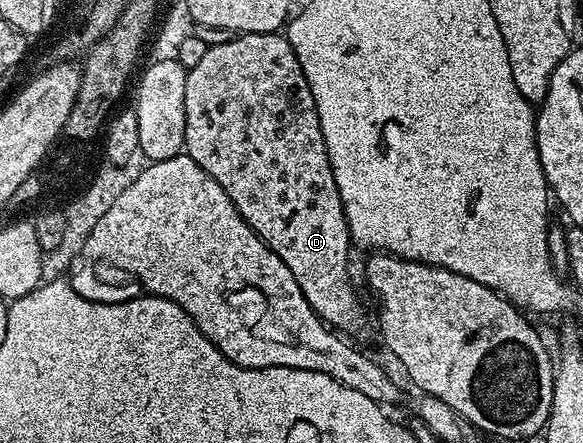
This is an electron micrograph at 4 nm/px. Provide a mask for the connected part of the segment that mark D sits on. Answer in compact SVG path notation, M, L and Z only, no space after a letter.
M251 31L238 34L223 45L209 47L207 53L203 53L202 59L194 67L186 70L185 80L187 81L187 89L183 97L183 105L185 106L184 154L190 155L195 161L195 165L199 165L199 169L206 171L215 181L219 181L223 193L227 193L227 197L231 197L231 201L235 205L235 209L239 209L243 221L247 225L251 225L253 232L276 253L279 261L283 261L283 265L287 265L287 269L291 269L303 297L307 297L311 309L321 318L322 323L338 333L344 333L346 336L363 330L365 311L361 308L356 293L353 292L352 281L349 280L351 240L349 222L345 216L345 206L341 200L339 185L333 176L327 145L323 141L323 129L319 125L319 113L315 105L315 97L311 97L311 85L307 85L307 77L299 65L299 57L295 57L295 49L291 49L288 38L284 34L272 31Z

